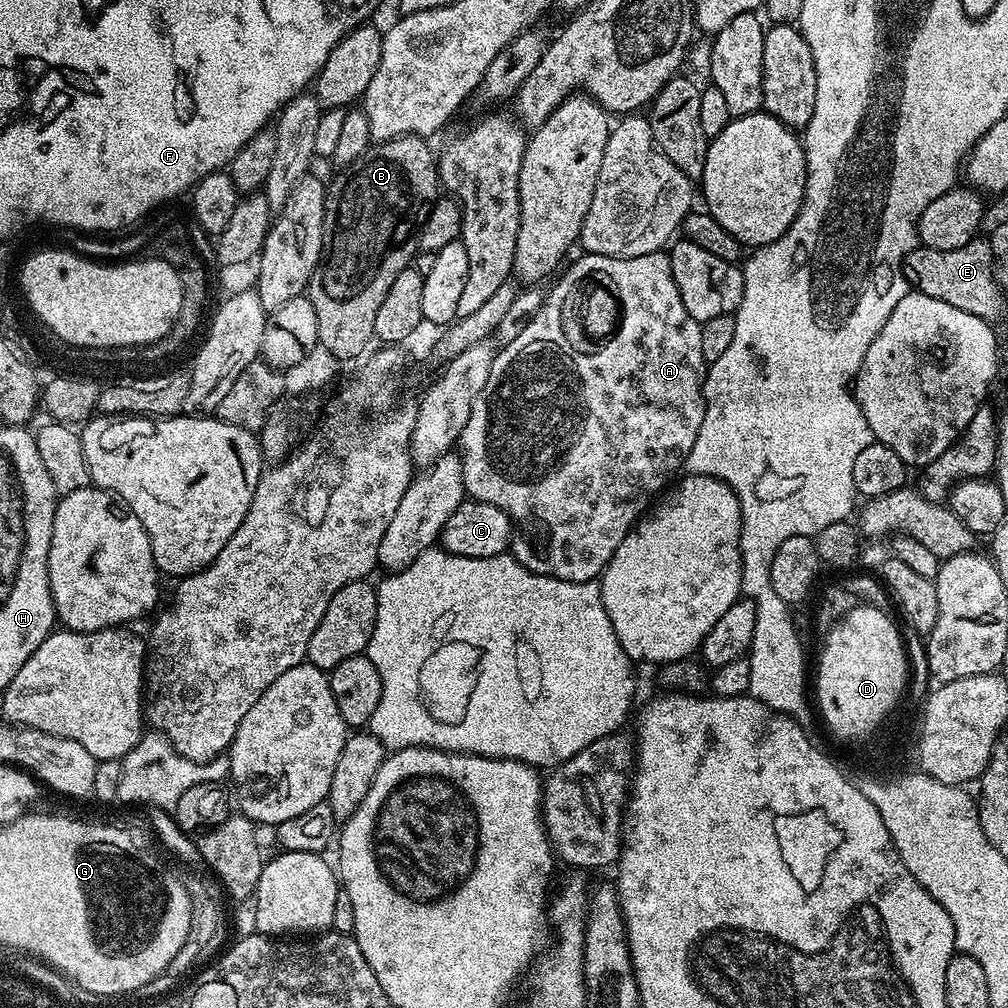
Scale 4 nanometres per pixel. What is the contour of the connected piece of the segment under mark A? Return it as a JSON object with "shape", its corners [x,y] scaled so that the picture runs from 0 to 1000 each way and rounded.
{"shape":[[[662,249],[646,250],[629,256],[575,252],[562,266],[555,271],[556,279],[548,287],[543,287],[540,301],[522,319],[522,327],[518,327],[510,339],[499,342],[489,352],[486,375],[482,375],[478,391],[470,395],[466,415],[454,438],[454,448],[461,489],[467,495],[494,502],[494,506],[501,508],[508,516],[510,527],[506,550],[509,554],[530,569],[554,573],[558,577],[581,577],[594,572],[605,558],[609,546],[617,542],[617,534],[621,534],[644,501],[664,483],[665,477],[672,471],[670,468],[680,463],[698,414],[700,358],[696,351],[694,321],[685,315],[685,308],[681,308],[677,301],[677,292],[673,292],[673,280],[669,280],[669,268],[665,268]]]}

